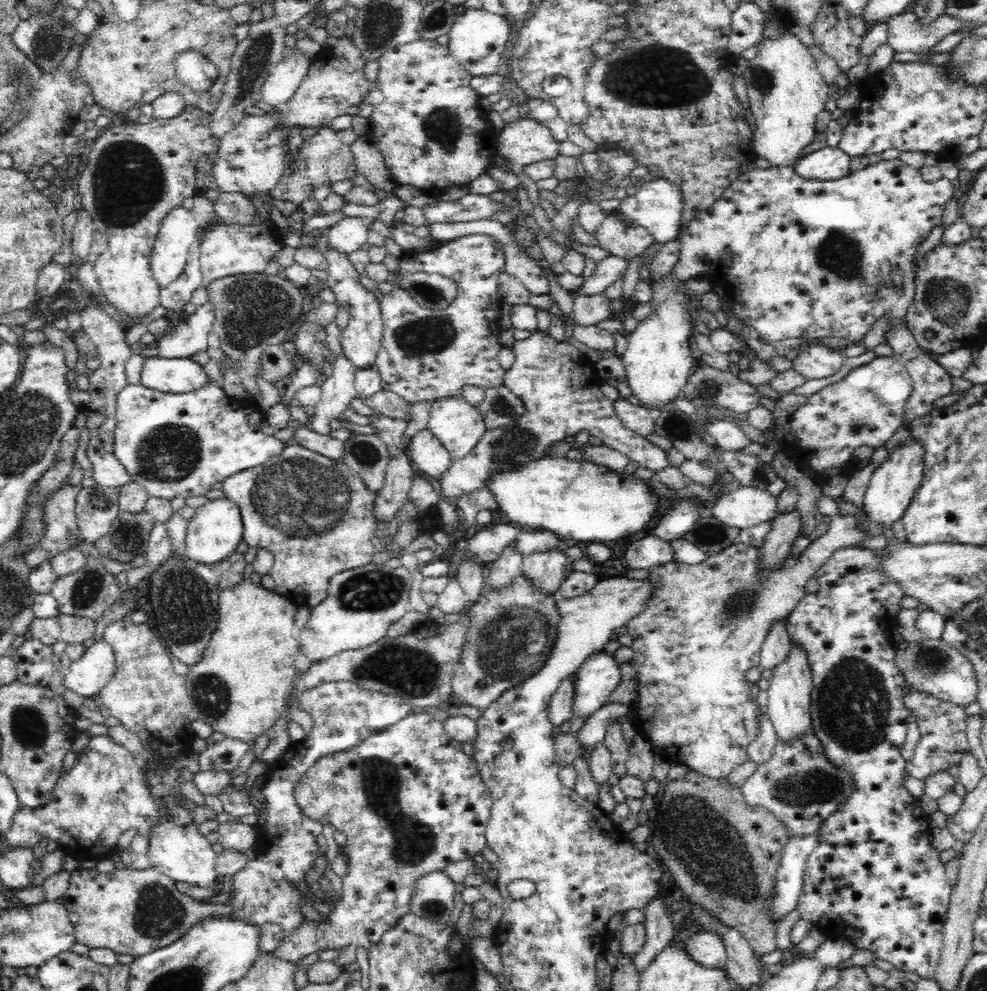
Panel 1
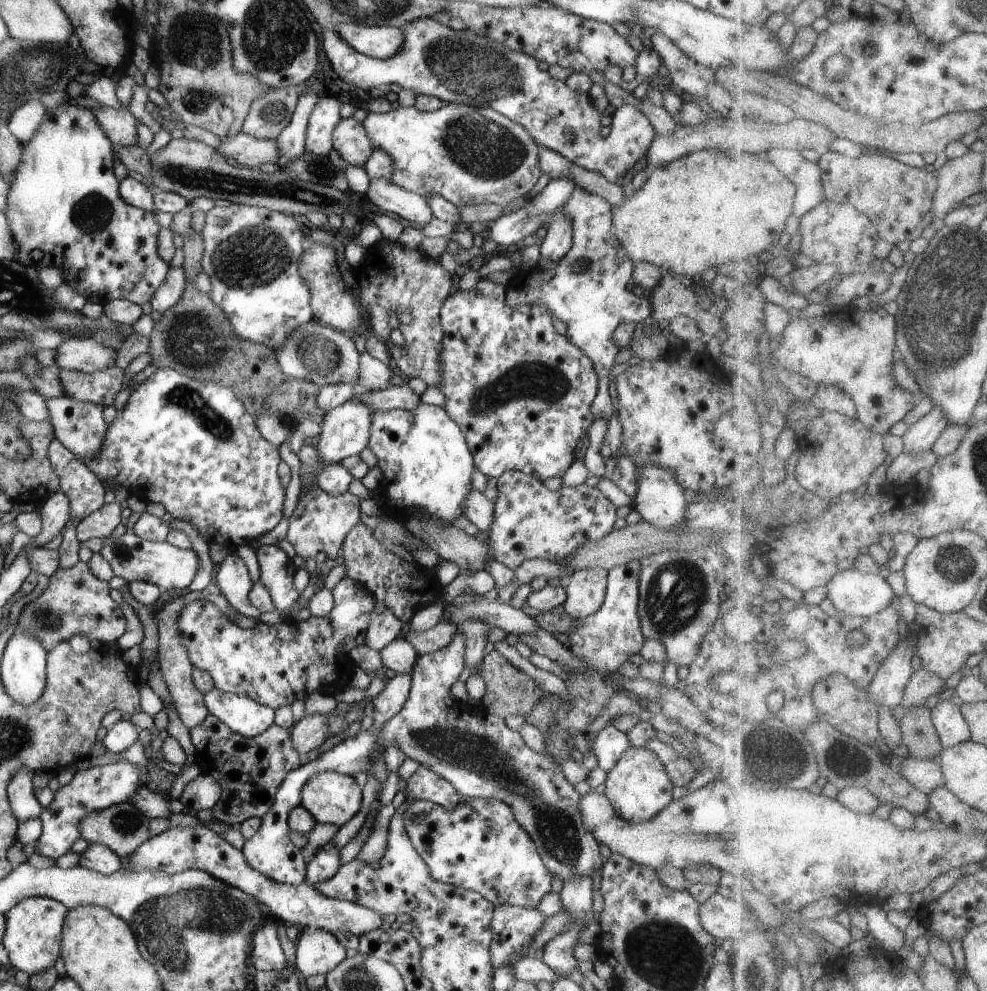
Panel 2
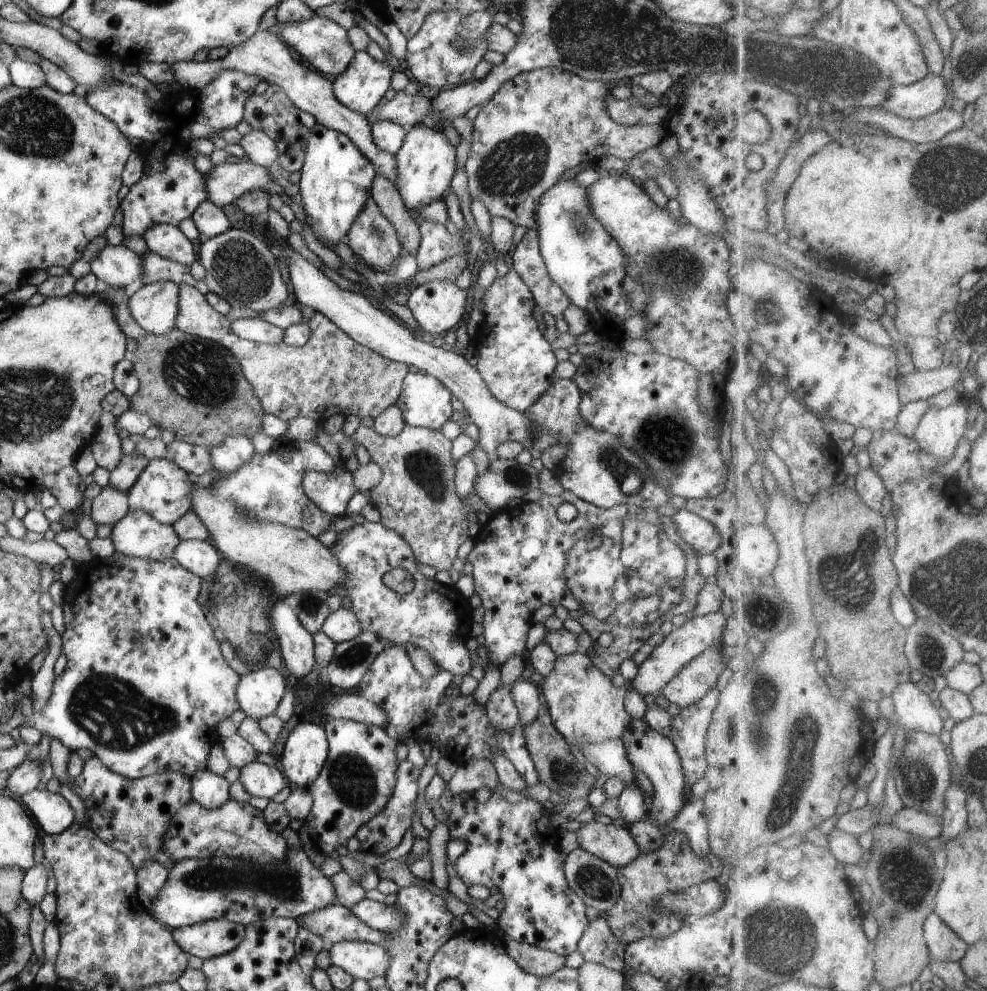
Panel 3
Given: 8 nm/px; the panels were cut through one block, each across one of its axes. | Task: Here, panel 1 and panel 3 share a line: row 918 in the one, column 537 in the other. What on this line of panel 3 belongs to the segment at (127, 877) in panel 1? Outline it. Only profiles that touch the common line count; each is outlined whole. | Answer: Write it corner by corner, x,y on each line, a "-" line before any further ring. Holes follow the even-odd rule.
544,67
543,69
536,69
522,74
517,74
511,81
506,81
500,90
488,101
481,106
481,110
473,121
473,132
471,139
471,146
464,170
468,177
469,194
476,197
484,204
486,210
492,217
502,217
503,219
513,222
515,226
524,226
527,229
536,229
535,212
539,205
541,196
546,192
555,182
558,182
561,176
569,168
574,168
584,162
595,166
602,158
602,156
617,156
624,160
631,160
638,152
657,146
666,135
666,128
662,124
658,125
632,125
624,126
614,122
605,111
604,99
606,95
611,95
611,90
606,89
606,82
604,81
587,81
580,78
578,75
569,73
568,71
557,69
554,67

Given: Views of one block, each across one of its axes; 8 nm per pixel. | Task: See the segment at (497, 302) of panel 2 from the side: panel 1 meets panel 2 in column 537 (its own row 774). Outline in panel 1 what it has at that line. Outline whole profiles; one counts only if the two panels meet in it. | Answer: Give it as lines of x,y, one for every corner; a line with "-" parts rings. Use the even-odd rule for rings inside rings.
410,712
403,720
388,726
380,731
371,734
363,742
357,746
344,750
330,756
322,756
318,758
316,763
312,765
299,780
298,786
295,788
295,799
302,809
302,813
312,821
320,822
324,826
332,826
335,831
343,832
346,835
345,853
348,857
348,872
342,877
343,892
333,896
334,906
330,910
330,914
324,917
320,922
302,921
297,928
297,931
287,934
279,943
276,949
273,950
274,956
296,964
298,960
318,952
318,950
340,950
347,946
355,946
356,948
364,948
370,950
370,946
382,940
382,934
386,930
390,930
403,914
408,914
410,910
410,901
415,891
416,882
422,876
430,874
430,872
438,872
444,870
450,862
458,862
458,860
468,860
474,858
478,852
484,850
487,846
485,831
487,824
490,821
491,806
493,798
491,797
488,787
478,774
475,763
472,758
466,756
463,750
463,744
454,741
446,734
441,722
435,720
430,714
413,714

